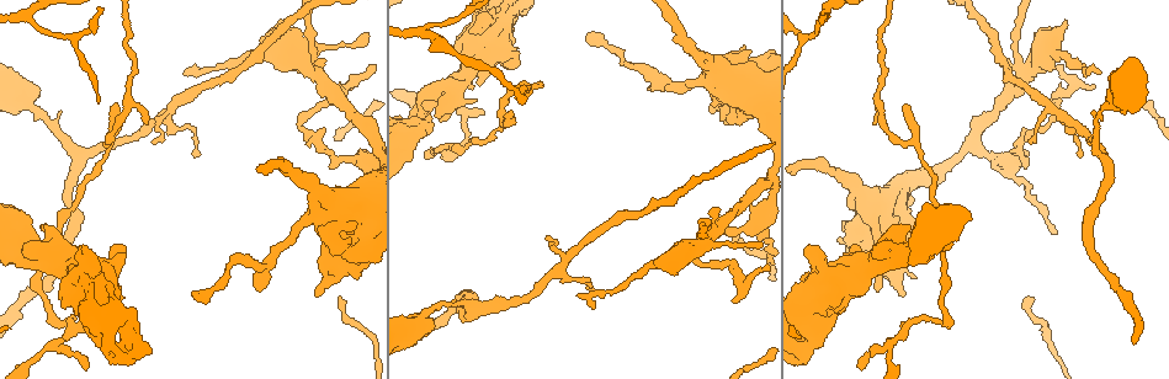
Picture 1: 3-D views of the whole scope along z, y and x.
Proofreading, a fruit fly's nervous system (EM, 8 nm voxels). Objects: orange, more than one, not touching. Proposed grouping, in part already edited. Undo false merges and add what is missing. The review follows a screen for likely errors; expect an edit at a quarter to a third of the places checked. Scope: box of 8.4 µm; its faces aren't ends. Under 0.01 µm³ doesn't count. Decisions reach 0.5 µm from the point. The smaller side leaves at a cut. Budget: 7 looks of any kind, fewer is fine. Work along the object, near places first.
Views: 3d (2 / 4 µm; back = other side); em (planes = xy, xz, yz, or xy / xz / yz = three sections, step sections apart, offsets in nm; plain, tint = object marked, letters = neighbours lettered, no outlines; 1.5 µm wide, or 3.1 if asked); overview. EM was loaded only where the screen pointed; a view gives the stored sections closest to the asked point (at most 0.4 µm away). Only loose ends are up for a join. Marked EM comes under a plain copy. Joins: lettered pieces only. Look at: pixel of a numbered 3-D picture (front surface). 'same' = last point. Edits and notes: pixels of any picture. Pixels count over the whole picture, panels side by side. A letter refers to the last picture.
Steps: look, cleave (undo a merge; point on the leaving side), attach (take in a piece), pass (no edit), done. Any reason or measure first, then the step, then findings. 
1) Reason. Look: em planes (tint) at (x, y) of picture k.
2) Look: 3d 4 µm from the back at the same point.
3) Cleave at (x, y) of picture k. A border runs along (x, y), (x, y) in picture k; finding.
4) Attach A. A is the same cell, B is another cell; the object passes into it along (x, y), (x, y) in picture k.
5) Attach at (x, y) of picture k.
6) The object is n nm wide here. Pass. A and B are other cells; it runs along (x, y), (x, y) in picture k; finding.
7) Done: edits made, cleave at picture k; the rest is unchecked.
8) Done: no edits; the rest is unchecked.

Tapers out. Look: em planes (letters) at (1093, 84) of picture 1.

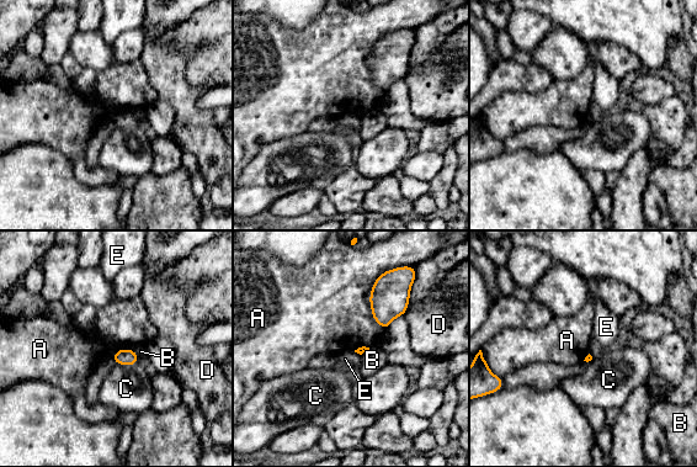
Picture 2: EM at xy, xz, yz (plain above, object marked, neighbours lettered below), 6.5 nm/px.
Pass. A, B, C, D and E are other cells; a border runs along (384, 270), (370, 309), (386, 330) in picture 2; none of them fits.

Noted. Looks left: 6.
Calibre changes. Look: em planes (letters) at (857, 190) of picture 1.

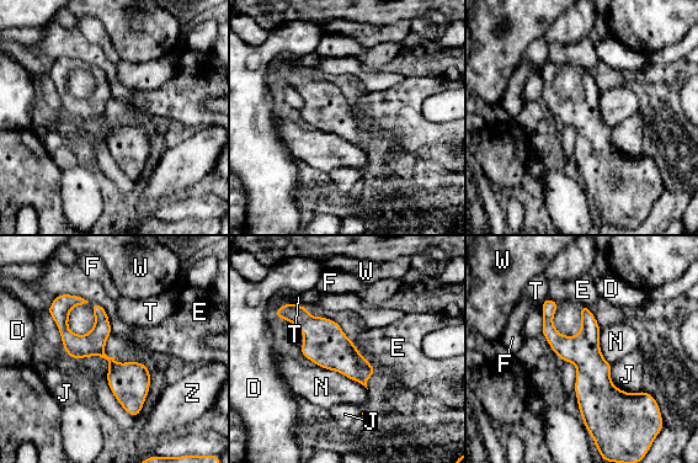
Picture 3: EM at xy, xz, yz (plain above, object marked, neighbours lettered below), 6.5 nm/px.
The longest contact is with N, 380 nm. Pass. D, E, F, J, N, T, W and Z are other cells; a border runs along (92, 302), (104, 308), (112, 331) in picture 3; continuous, no second neuron.

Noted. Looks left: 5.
Arms part here. Look: 3d 2 µm at (58, 344) of picture 1.

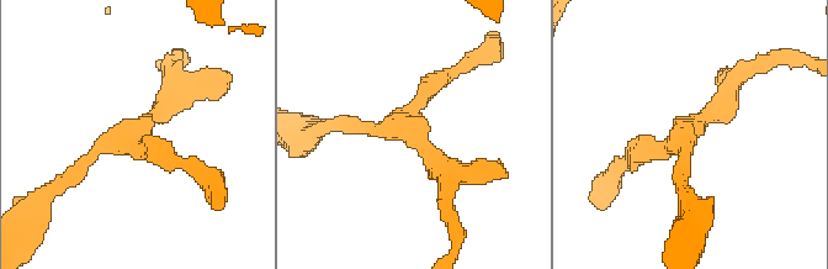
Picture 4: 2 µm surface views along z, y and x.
Look: em xy step 8 (tint) at (685, 135) of picture 4.

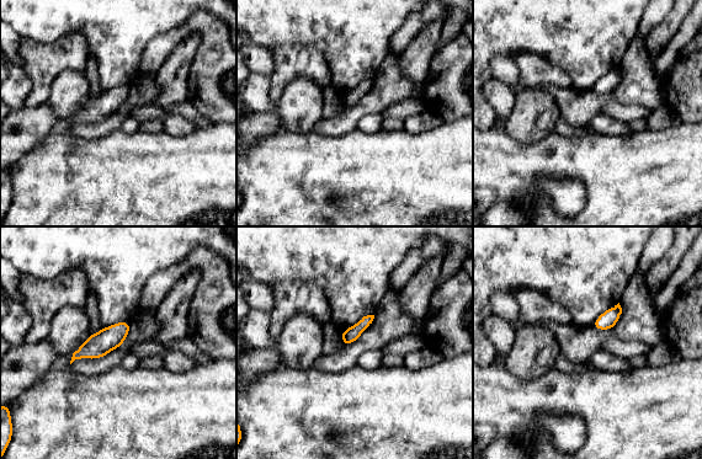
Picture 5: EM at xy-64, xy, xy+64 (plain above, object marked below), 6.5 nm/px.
Look: em xy step 8 (letters) at the same point.

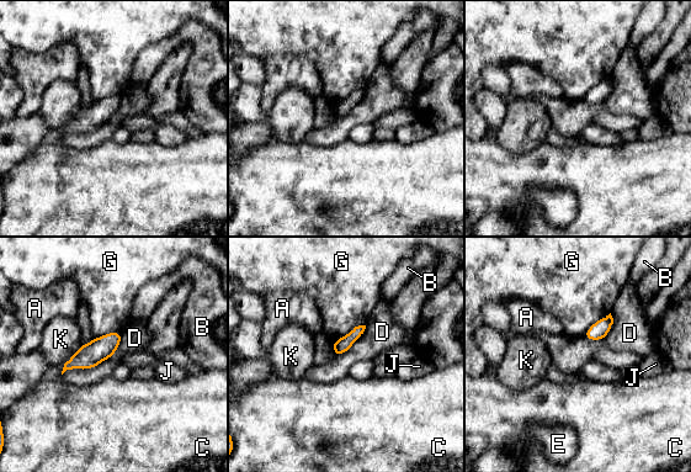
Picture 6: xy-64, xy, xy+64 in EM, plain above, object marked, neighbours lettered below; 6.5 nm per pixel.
Pass. A, B, C, D, E, G, J and K are other cells; a border runs along (80, 345), (64, 364), (60, 374) in picture 6; all the same neuron.

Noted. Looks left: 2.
Done: no edits; the rest is unchecked.

